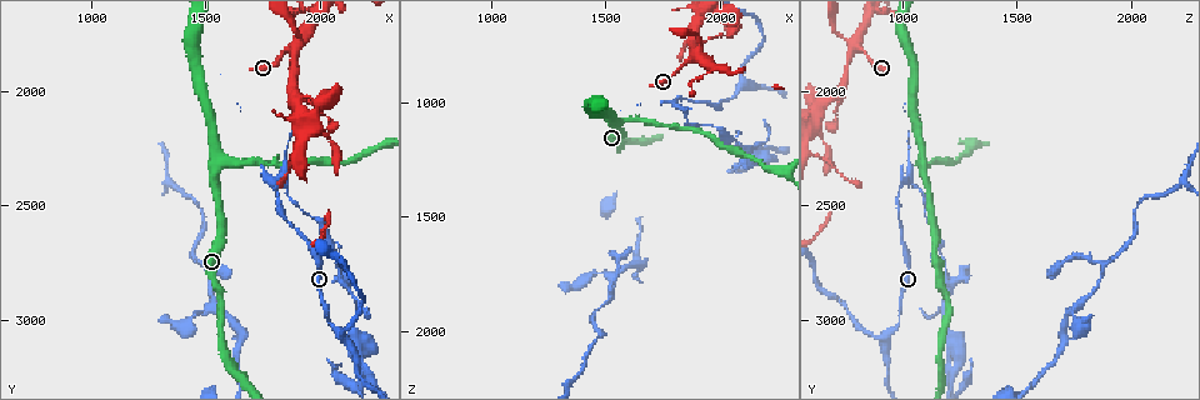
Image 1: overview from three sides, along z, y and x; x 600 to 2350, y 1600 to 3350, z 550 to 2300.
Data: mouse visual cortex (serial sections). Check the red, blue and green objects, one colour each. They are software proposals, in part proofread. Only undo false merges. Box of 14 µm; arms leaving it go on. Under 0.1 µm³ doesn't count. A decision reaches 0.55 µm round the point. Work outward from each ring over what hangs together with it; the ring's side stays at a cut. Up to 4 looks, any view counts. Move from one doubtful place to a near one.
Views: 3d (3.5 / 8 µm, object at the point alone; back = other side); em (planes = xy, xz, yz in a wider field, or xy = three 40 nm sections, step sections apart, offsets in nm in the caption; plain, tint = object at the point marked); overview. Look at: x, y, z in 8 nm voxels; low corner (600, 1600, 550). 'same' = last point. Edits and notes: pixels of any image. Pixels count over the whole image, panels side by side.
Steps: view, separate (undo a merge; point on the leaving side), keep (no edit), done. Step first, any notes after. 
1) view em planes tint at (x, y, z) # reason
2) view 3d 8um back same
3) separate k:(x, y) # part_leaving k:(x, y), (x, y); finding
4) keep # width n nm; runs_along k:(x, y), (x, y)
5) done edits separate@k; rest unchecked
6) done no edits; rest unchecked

view 3d 3.5um at (1890, 1790, 780) # sharp bend

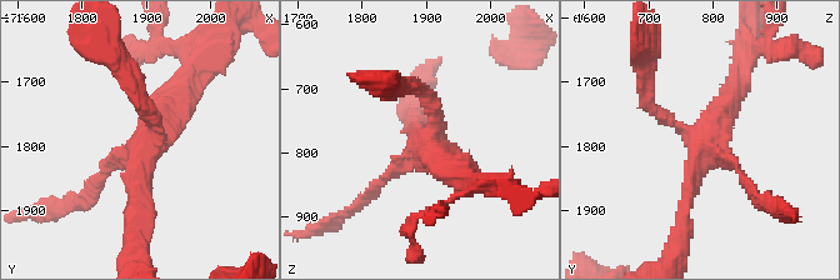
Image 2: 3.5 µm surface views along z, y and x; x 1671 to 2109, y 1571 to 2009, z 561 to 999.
view em xy step 5 tint at (1890, 1805, 785)

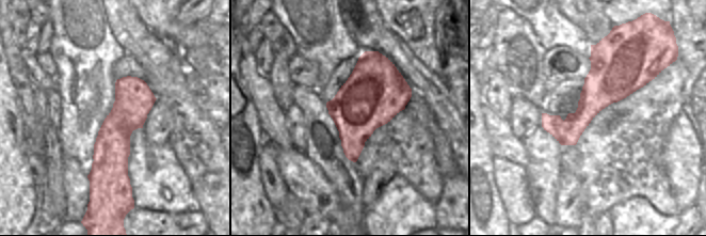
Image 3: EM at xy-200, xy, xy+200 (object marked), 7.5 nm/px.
keep # runs_along 2:(371, 193), (418, 154), (418, 121); continuous, no second cell

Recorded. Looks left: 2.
view 3d 8um at (1550, 2340, 1090) # branch point

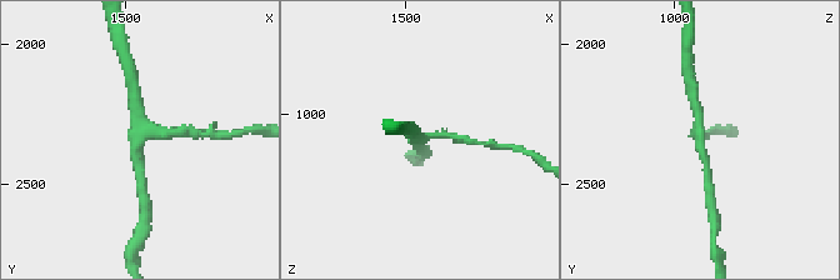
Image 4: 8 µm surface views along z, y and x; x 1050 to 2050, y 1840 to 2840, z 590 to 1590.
view em xy step 1 tint at (1550, 2330, 1080) # arms 3; arm_widths 200, 250, 300 nm; now the EM

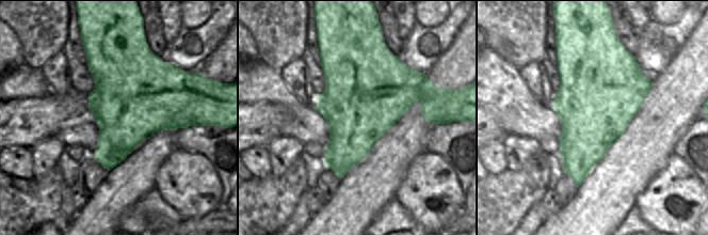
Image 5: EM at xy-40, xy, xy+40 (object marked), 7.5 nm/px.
keep # one cell here

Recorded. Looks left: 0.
done no edits; rest unchecked

